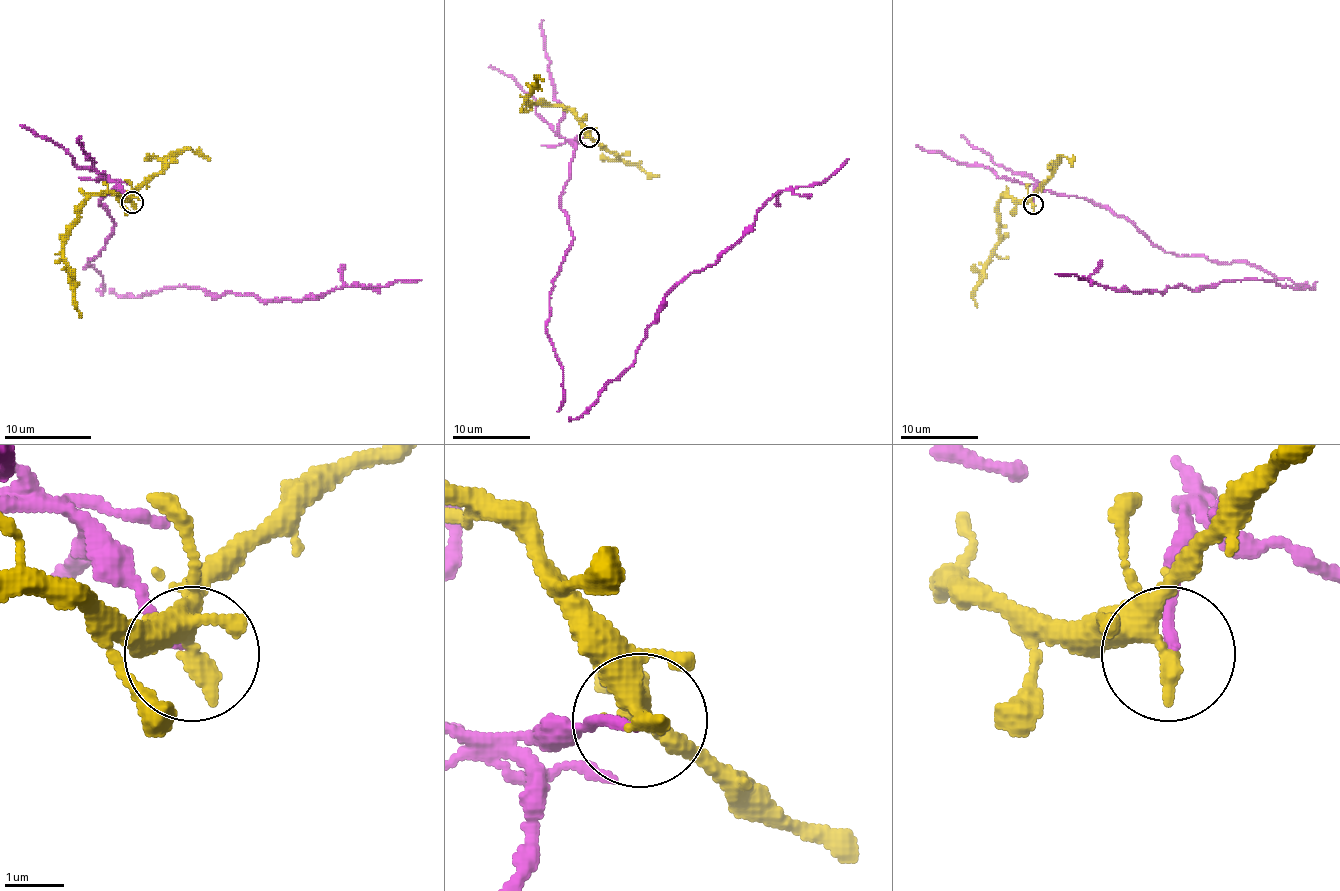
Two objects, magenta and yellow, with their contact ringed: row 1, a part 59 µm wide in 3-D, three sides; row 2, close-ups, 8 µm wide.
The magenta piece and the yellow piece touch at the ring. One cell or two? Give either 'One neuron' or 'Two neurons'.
Two neurons

